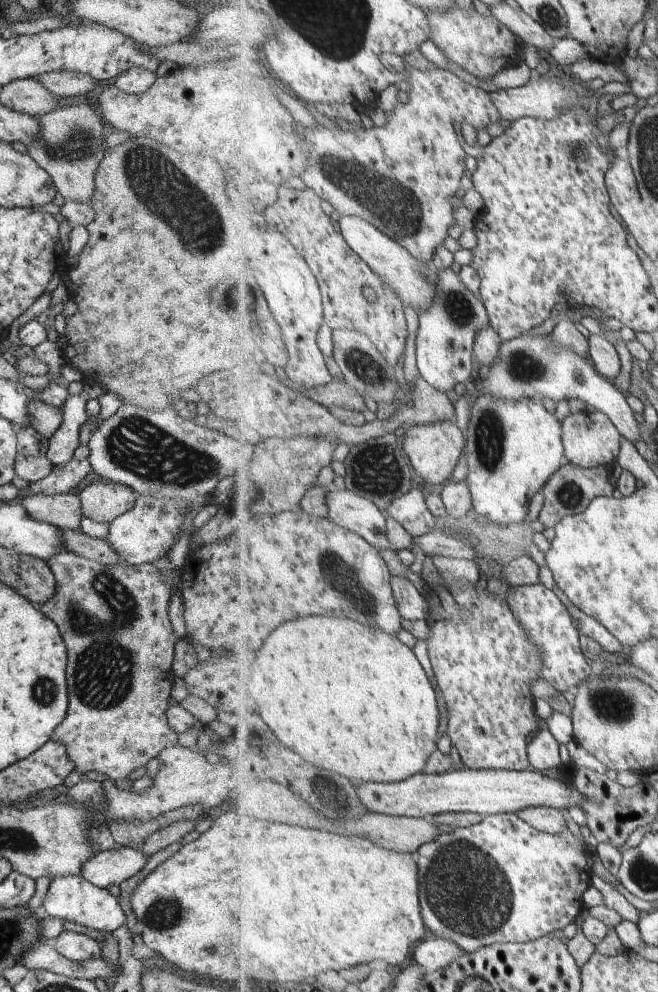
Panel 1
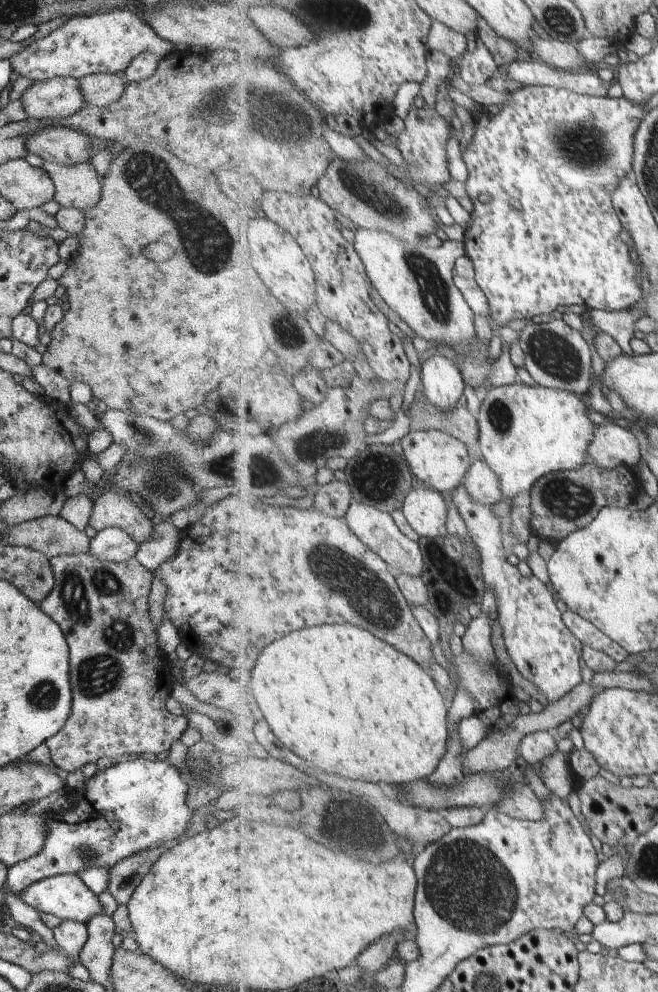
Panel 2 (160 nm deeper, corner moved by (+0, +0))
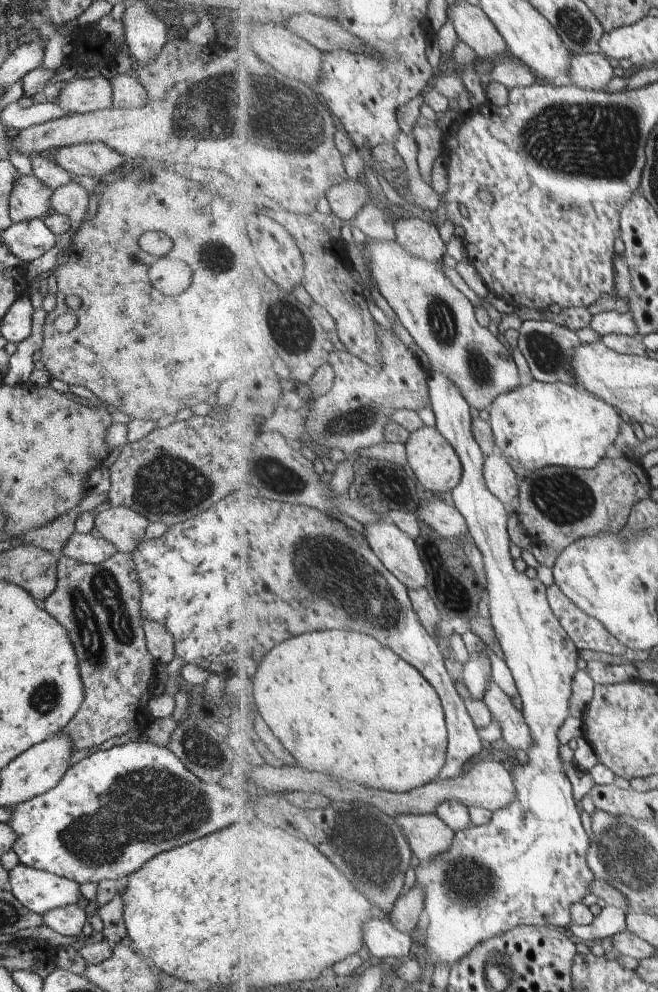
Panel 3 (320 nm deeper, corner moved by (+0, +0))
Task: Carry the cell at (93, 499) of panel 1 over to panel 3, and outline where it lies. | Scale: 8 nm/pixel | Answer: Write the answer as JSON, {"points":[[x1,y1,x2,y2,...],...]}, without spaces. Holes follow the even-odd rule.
{"points":[[109,507,94,516,94,527,99,534,113,545,115,551,131,553,137,543,144,538,148,520,127,508]]}

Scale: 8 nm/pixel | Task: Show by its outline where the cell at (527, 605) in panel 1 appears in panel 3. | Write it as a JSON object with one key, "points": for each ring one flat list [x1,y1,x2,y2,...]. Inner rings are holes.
{"points":[[441,373,431,374,429,379,430,386,430,402,431,408,433,409,434,416,436,419,436,428,440,430,440,433,453,445,453,448,460,455,462,465,464,466,464,476,461,479,459,485,452,490,452,501,454,505,459,509,459,512,466,518,468,524,468,535,471,536,478,547,478,550,482,553,485,575,487,578,487,595,486,599,489,603,489,611,491,612,490,619,496,628,496,635,498,641,504,650,504,659,507,661,511,672,513,673,516,685,518,688,519,696,522,700,522,711,524,719,529,725,532,745,531,748,526,752,527,760,524,763,518,763,511,768,512,779,514,780,514,786,518,792,516,801,513,801,509,806,502,809,497,809,494,812,493,818,489,824,473,826,464,831,457,831,453,844,450,846,446,853,438,856,433,861,429,861,425,864,417,866,417,878,418,882,422,884,424,888,425,908,429,912,429,928,427,928,427,946,429,946,429,954,433,958,433,962,447,962,453,964,455,961,460,961,463,957,466,957,477,945,480,945,483,941,487,941,490,938,508,933,513,929,517,929,520,926,542,926,542,927,568,927,572,922,572,906,580,903,587,894,590,893,591,884,593,879,596,878,596,874,591,870,588,865,588,852,592,848,592,840,587,834,587,830,583,828,581,824,581,814,579,814,579,806,577,801,573,798,573,786,571,786,571,780,569,780,568,773,565,774,565,765,559,754,559,748,561,748,561,742,557,740,557,730,563,726,563,722,567,721,570,717,570,702,572,698,572,682,573,677,576,676,577,662,579,662,579,648,573,642,573,639,569,636,569,633,565,630,560,619,557,618,556,612,552,609,548,599,548,587,541,582,538,578,531,579,527,574,521,573,516,569,515,560,509,555,511,550,511,540,509,540,509,532,507,532,507,510,505,510,505,503,491,492,488,487,485,475,484,475,484,464,486,457,484,450,481,448,480,442,476,439,473,432,473,421,471,418,471,412,469,412,469,403,466,398,460,393,460,390,451,382,449,376,445,376]]}

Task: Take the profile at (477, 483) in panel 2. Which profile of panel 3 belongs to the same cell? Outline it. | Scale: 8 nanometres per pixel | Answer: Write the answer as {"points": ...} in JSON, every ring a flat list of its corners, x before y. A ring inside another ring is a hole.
{"points":[[496,451,486,457,484,475,491,492,505,504,519,498,521,482,501,452]]}

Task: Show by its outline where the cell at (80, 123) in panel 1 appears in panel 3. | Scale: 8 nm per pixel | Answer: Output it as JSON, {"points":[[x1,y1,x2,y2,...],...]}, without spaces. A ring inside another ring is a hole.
{"points":[[69,181,65,185,57,187,50,196,50,206,55,213,69,218,72,225,70,228,76,230,79,221,83,218,89,202,85,189,76,182]]}

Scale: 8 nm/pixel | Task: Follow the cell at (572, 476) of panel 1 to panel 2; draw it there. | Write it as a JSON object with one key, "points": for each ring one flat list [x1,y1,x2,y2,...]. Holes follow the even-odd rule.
{"points":[[589,460,578,469,546,474,531,490,534,532,540,538,559,543,572,532,589,526,599,516,601,509,629,506,631,499,642,491,641,488,641,481,635,480,633,470,627,468,627,465,603,469]]}

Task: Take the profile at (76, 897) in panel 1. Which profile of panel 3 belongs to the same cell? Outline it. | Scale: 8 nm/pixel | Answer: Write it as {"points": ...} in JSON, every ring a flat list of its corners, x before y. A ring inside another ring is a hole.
{"points":[[21,863,8,870,7,888,27,910,41,914,49,909,76,904,80,894,78,884,55,876,55,873,39,871]]}

